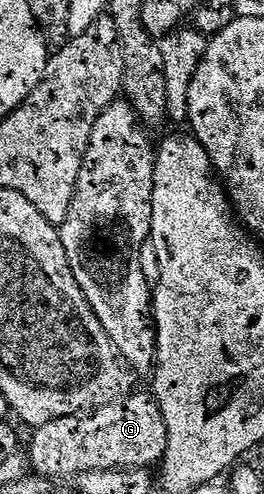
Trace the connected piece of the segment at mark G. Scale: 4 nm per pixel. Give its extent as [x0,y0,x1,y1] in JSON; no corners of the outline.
[30,394,168,478]

